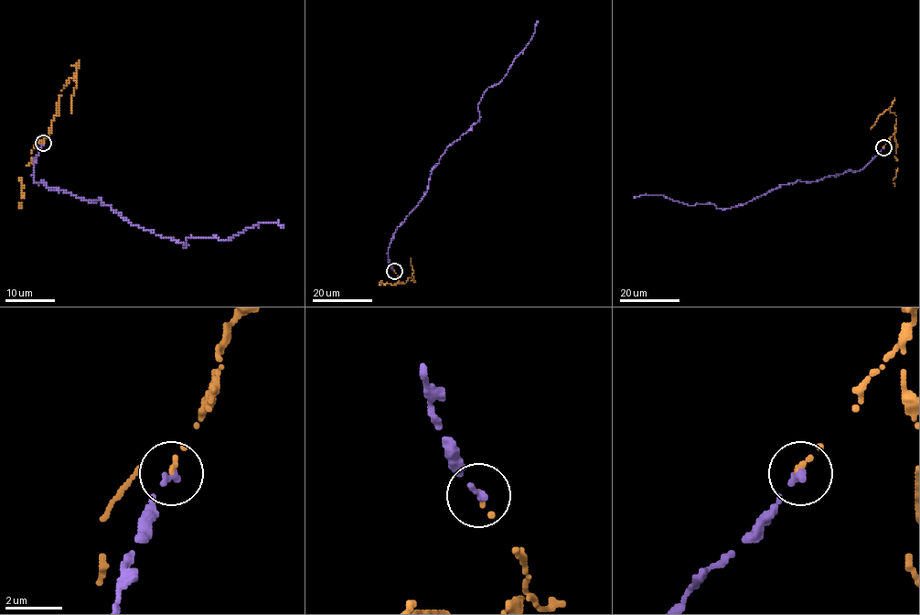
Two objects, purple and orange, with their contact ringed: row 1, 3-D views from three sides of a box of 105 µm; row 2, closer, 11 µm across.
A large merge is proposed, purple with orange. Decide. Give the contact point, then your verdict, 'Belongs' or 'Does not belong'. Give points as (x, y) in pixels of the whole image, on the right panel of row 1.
Place: (883, 147). Does not belong

